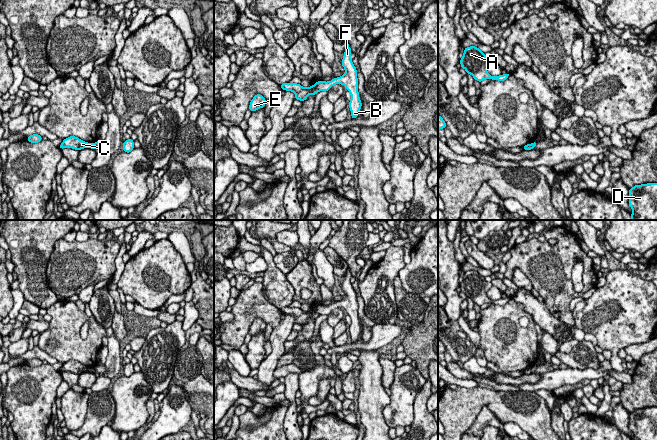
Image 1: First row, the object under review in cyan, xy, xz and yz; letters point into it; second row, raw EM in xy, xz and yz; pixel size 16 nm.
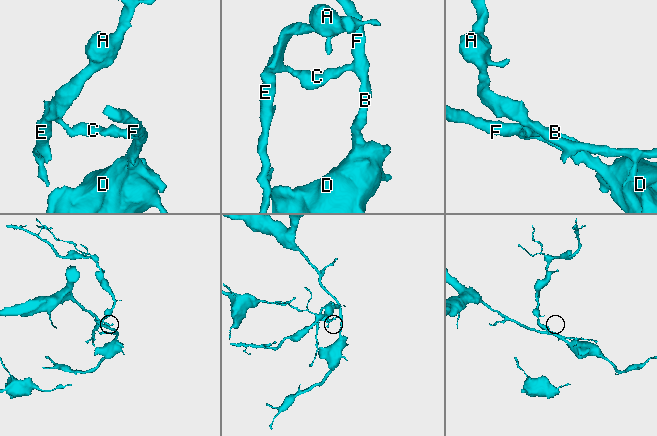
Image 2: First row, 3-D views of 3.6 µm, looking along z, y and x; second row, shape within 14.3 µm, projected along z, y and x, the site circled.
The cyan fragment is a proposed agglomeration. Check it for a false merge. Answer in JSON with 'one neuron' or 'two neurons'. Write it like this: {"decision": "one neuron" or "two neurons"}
{"decision": "two neurons"}

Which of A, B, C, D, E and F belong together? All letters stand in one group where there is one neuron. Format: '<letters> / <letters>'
A C E / B D F

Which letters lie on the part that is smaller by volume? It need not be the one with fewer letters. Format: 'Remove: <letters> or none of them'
Remove: A, C, E

